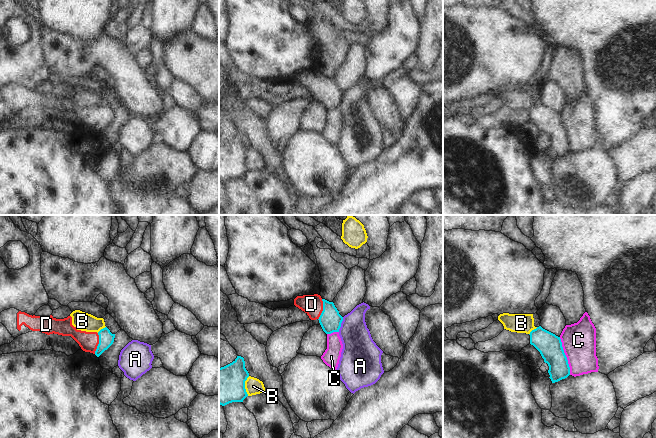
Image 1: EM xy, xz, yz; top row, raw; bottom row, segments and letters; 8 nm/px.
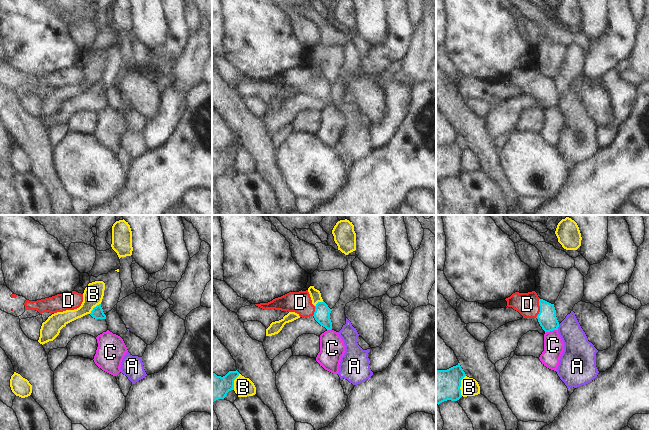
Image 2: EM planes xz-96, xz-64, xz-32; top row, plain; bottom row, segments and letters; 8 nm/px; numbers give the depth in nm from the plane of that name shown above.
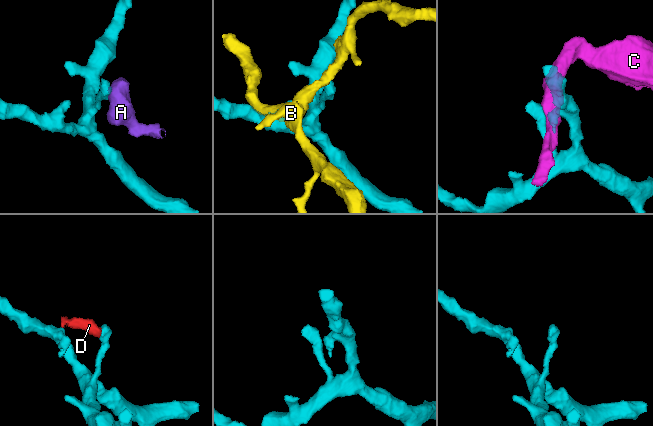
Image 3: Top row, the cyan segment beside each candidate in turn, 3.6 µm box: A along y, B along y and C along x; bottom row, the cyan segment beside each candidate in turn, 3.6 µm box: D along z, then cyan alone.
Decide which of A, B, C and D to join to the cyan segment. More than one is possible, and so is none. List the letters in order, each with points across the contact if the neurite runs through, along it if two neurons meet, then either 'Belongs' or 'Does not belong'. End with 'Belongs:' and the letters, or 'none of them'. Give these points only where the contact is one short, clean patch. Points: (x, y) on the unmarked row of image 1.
A: Boundary: xz (343, 93), (338, 107). Does not belong
B: Does not belong
C: Does not belong
D: Path across: xy (106, 114), (99, 119), (88, 117). Belongs
Belongs: D.

